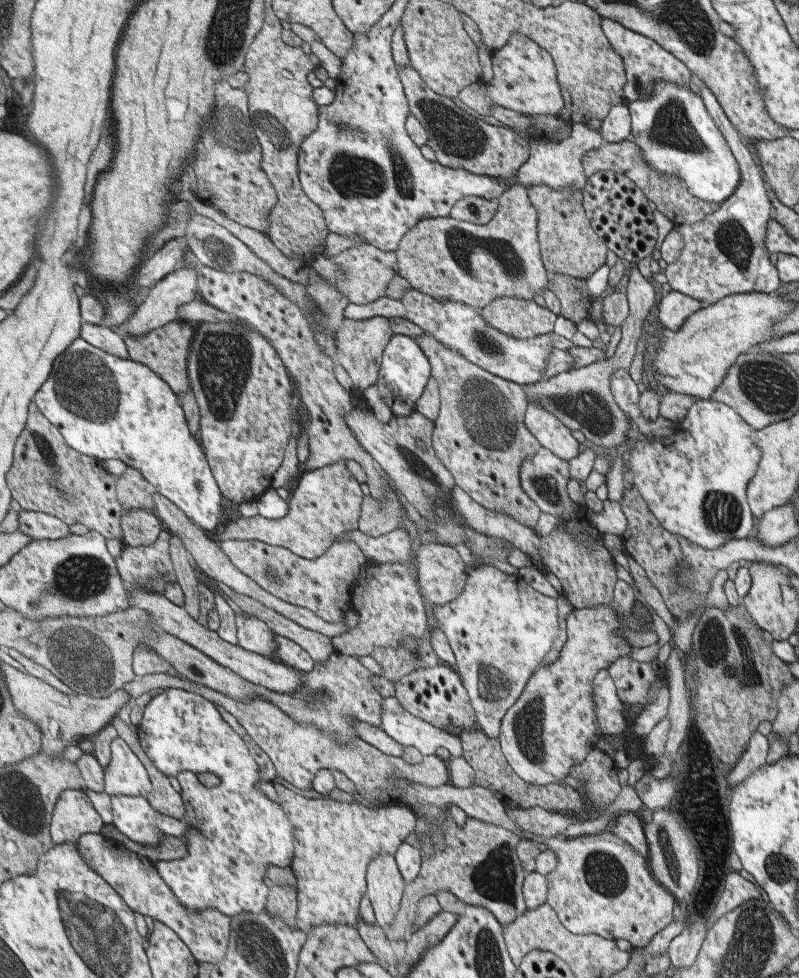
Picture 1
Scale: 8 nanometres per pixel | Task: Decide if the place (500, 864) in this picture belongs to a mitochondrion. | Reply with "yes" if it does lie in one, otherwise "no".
yes

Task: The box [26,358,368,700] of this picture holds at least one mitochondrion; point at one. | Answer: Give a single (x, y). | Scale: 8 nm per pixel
(69, 646)

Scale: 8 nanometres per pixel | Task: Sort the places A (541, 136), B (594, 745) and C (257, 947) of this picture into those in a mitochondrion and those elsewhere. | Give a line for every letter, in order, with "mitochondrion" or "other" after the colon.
A: other
B: other
C: mitochondrion

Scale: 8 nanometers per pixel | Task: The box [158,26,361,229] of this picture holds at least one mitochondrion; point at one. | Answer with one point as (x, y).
(233, 135)

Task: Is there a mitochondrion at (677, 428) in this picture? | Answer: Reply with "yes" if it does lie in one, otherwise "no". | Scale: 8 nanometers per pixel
no

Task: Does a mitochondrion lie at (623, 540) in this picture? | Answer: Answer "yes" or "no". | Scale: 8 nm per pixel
no

